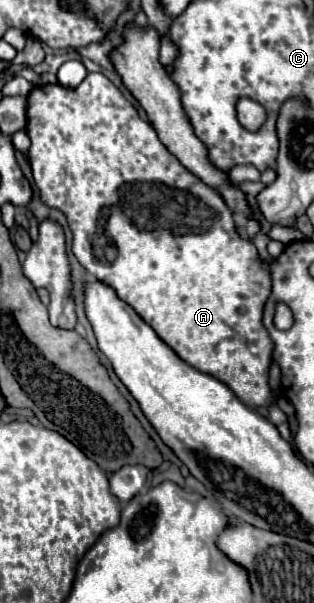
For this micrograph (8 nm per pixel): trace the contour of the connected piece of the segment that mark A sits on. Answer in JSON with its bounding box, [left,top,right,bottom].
[26,73,276,409]

